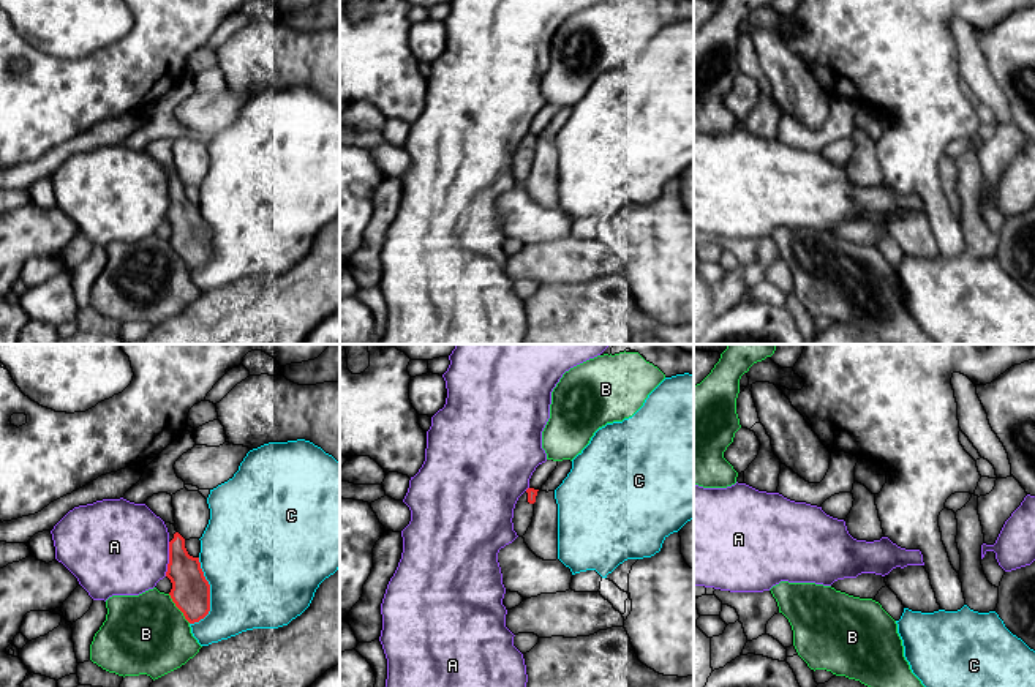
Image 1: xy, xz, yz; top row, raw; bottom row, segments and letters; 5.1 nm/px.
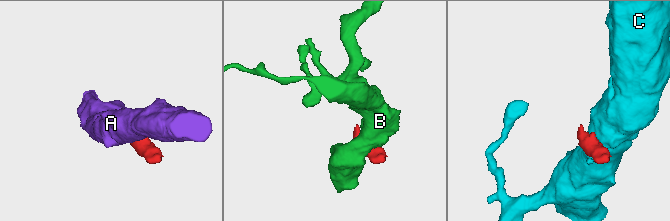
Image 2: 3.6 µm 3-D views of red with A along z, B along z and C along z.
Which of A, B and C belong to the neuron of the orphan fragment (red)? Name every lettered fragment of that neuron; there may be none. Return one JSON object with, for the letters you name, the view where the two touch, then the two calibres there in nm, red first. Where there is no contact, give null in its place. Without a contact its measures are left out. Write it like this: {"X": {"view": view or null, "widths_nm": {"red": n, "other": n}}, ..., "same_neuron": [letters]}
{"same_neuron": []}

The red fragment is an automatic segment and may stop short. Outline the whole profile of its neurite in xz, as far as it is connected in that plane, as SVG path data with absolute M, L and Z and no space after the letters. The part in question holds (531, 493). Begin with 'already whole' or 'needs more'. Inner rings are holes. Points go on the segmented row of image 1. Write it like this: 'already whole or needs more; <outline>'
needs more; M528 488L515 504L512 523L518 537L523 537L533 523L537 491L539 490Z

